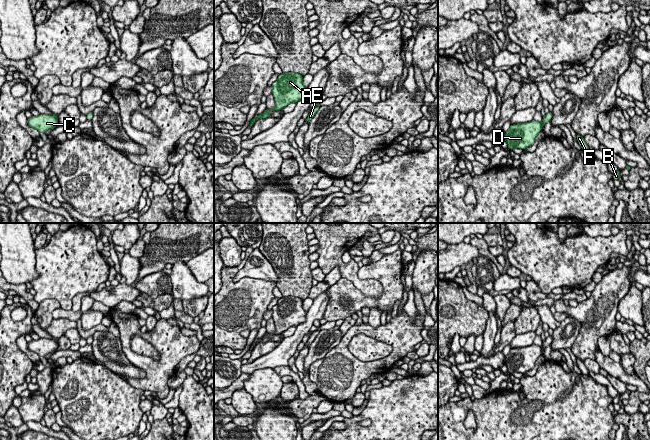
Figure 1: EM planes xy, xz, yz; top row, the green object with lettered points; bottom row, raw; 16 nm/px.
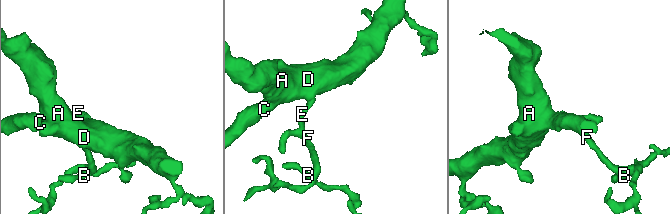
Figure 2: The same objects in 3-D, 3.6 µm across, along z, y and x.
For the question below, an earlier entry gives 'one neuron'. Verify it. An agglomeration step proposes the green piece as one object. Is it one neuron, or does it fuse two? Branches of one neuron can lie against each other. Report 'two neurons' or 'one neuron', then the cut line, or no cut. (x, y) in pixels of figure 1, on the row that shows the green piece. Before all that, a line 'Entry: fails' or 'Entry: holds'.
Entry: holds
one neuron; cut none

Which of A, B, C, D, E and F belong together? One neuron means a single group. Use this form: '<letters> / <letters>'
A B C D E F

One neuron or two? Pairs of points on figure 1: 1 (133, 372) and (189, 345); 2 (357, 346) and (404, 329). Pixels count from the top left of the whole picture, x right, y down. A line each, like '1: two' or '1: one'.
1: two
2: two

